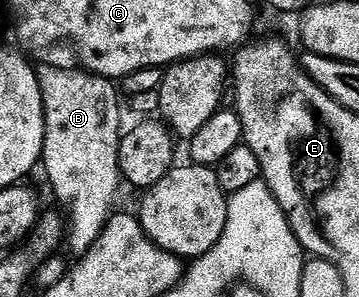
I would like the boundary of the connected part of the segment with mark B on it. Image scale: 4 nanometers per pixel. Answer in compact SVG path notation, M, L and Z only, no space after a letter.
M46 64L43 68L37 69L38 73L38 85L40 86L40 94L42 95L42 109L44 110L44 122L46 123L46 133L44 134L44 146L42 147L42 158L40 161L41 167L46 167L46 176L50 179L50 188L58 195L58 200L62 204L67 204L70 207L70 216L68 212L68 248L70 248L75 254L81 254L87 252L90 247L96 242L96 238L100 238L100 234L104 230L107 220L112 215L112 209L115 207L114 195L118 192L118 184L120 185L120 175L118 167L118 145L120 139L120 133L123 131L122 126L122 112L118 109L118 96L120 92L117 87L114 88L109 79L105 76L95 76L92 72L85 70L79 70L74 68L57 68L54 64Z

